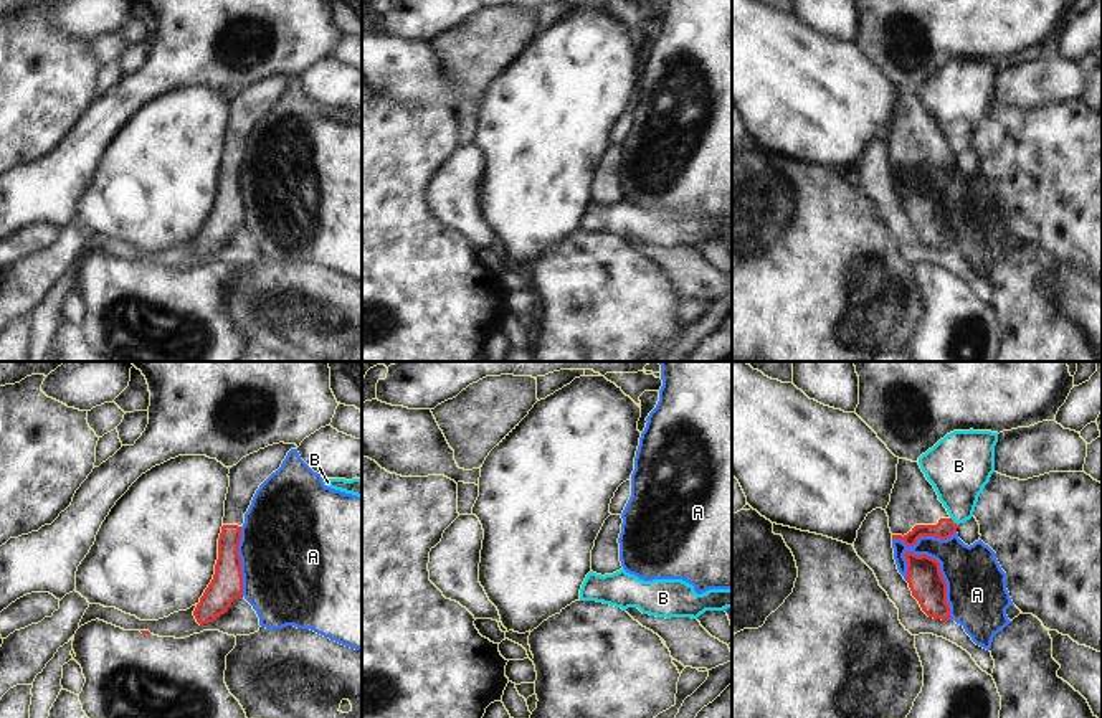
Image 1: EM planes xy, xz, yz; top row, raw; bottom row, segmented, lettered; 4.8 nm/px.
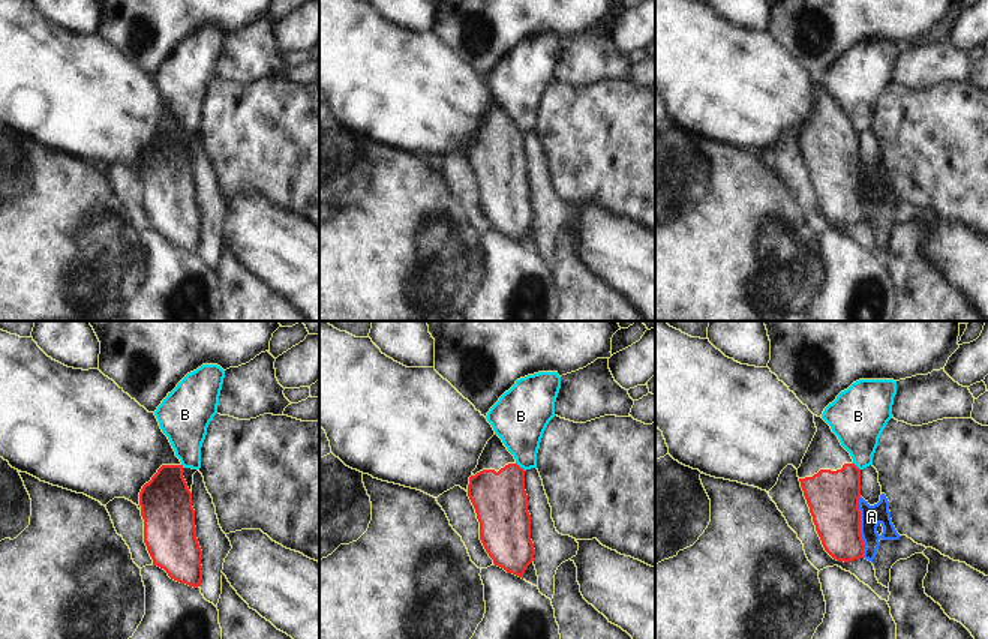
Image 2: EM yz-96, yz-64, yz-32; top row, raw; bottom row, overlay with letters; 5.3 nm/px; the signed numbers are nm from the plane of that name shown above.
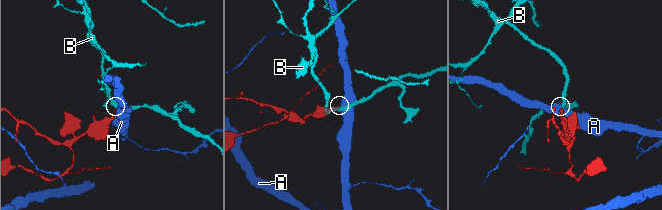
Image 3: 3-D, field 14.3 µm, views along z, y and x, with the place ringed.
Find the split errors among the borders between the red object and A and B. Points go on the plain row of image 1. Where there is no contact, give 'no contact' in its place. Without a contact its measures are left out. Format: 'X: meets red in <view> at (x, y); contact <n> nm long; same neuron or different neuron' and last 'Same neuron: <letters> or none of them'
A: meets red in yz at (940, 205); contact 400 nm long; different neuron
B: meets red in yz at (952, 152); contact 60 nm long; different neuron
Same neuron: none of them

